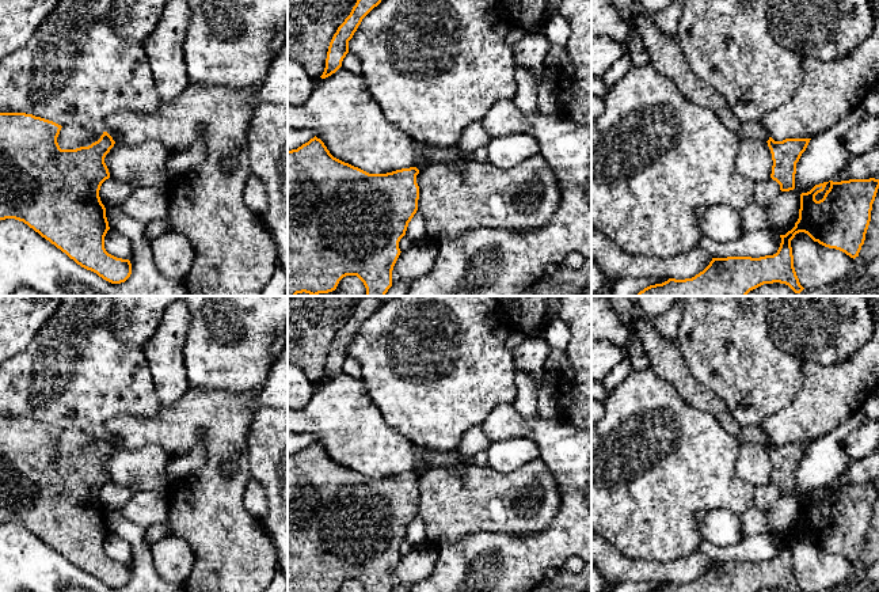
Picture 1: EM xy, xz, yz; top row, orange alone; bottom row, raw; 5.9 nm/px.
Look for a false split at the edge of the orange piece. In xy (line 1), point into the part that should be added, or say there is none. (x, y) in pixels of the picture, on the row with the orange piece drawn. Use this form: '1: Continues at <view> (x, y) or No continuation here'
1: No continuation here

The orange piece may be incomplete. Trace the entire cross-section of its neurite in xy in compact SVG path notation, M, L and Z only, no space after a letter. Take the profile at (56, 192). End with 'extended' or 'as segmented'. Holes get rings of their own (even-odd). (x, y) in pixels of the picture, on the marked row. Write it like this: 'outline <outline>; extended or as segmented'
outline M0 113L0 220L23 221L81 267L111 284L125 282L132 274L132 263L129 259L109 254L104 248L104 236L110 227L106 208L99 197L102 183L110 178L104 158L115 141L103 132L100 138L88 147L61 149L57 143L61 128L53 121L33 114Z; as segmented

